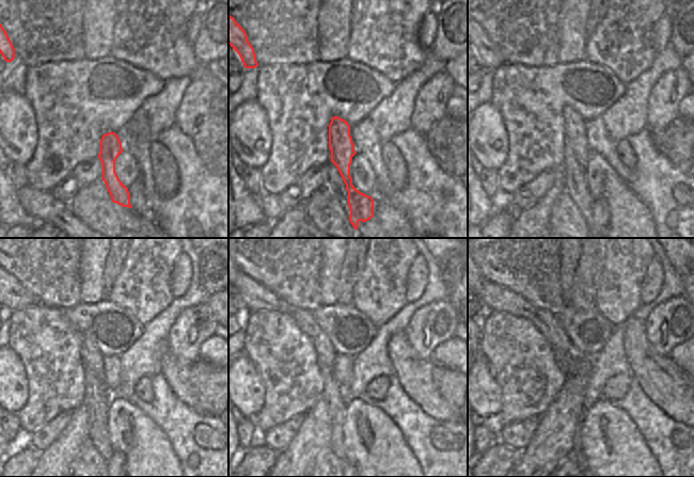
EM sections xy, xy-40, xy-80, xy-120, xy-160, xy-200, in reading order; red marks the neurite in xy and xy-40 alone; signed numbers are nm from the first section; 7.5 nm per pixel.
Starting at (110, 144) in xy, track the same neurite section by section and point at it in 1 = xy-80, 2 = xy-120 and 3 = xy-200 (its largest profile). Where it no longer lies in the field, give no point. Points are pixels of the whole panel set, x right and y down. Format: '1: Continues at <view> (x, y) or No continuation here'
1: Continues at xy-80 (573, 125)
2: Continues at xy-120 (91, 358)
3: Continues at xy-200 (500, 299).

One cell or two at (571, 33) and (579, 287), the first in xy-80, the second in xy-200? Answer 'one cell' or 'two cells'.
two cells

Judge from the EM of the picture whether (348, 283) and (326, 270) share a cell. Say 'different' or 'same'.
different

